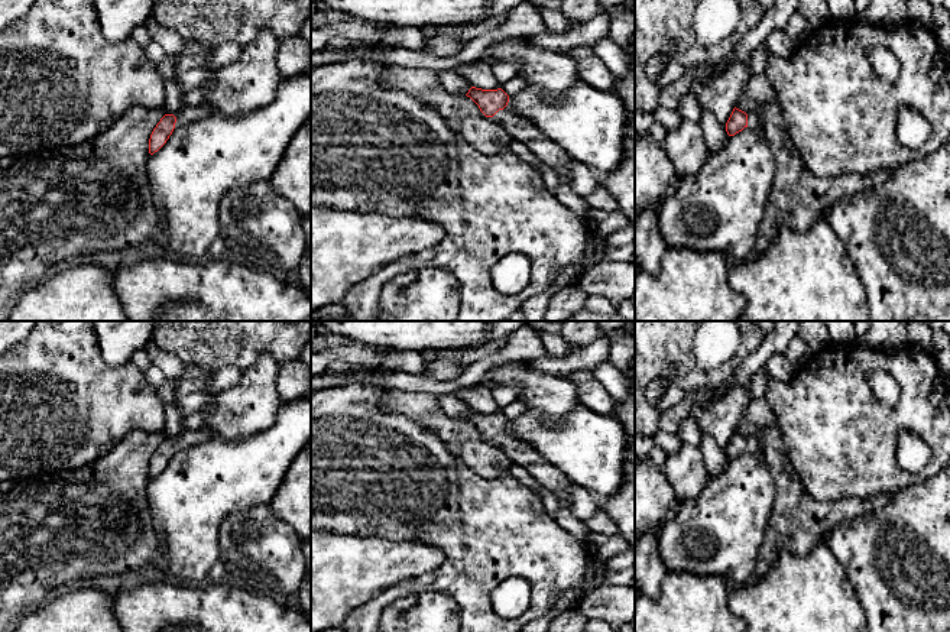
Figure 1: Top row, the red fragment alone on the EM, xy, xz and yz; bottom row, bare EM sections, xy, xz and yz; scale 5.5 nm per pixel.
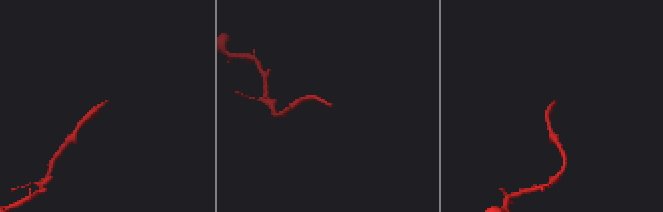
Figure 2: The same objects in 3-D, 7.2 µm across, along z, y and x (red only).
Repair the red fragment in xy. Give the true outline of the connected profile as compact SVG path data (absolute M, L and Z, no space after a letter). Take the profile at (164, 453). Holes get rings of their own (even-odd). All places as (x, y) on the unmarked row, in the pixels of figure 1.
M205 425L195 431L184 431L176 438L165 438L150 458L149 477L158 476L176 451L198 445L211 438L214 438L213 431Z

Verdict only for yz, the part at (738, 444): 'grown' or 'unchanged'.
grown

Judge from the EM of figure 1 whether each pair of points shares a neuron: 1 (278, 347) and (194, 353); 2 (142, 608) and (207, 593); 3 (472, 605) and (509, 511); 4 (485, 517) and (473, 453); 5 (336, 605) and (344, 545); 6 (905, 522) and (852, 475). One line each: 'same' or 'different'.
1: same
2: same
3: same
4: different
5: same
6: different

